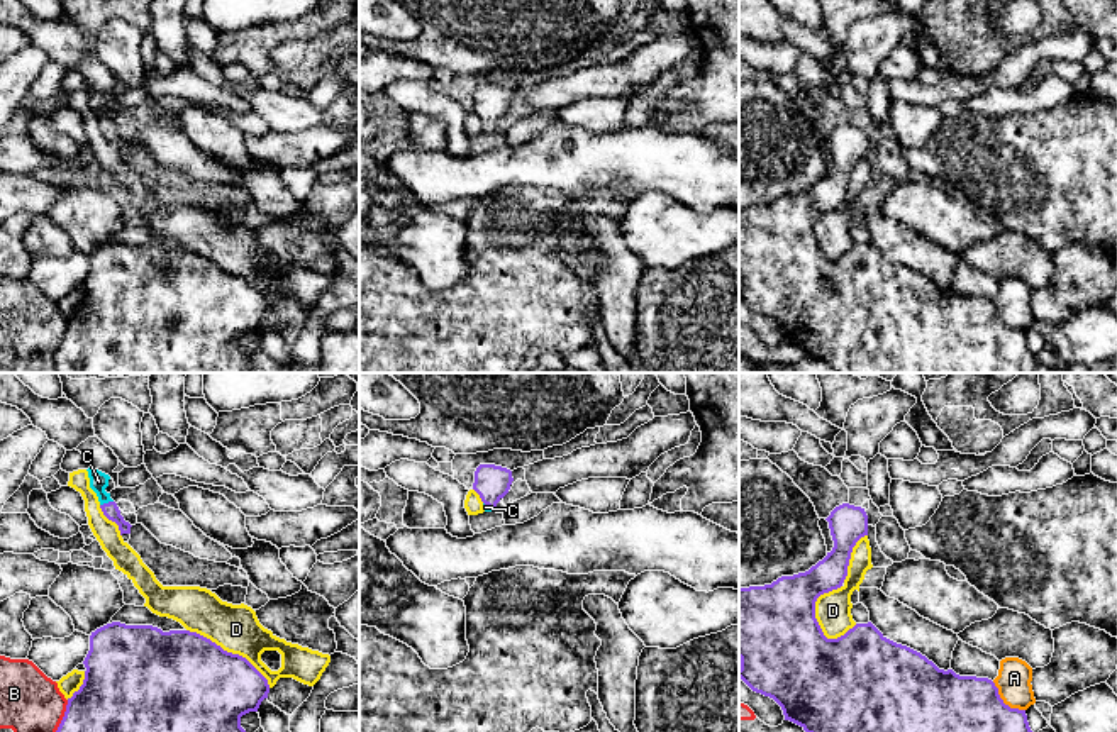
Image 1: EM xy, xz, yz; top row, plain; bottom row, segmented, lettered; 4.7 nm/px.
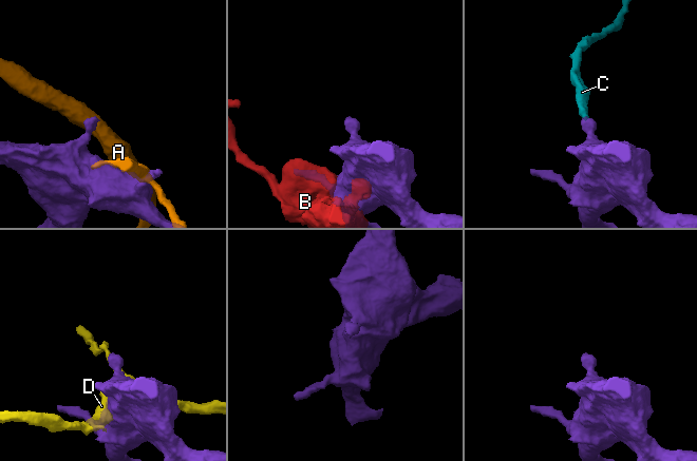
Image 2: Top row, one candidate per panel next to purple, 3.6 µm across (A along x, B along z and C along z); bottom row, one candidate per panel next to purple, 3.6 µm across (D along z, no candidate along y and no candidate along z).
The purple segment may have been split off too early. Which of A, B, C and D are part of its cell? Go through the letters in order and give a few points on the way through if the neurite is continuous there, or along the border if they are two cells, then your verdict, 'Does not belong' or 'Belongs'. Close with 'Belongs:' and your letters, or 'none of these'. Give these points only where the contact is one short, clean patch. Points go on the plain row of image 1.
A: Does not belong
B: Does not belong
C: Path across: xy (111, 131), (105, 124), (99, 102). Belongs
D: Does not belong
Belongs: C

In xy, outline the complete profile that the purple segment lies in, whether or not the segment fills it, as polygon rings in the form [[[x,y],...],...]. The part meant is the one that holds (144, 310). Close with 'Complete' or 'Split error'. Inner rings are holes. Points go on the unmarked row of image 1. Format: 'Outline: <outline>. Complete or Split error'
Outline: [[[107,244],[90,256],[83,305],[68,319],[56,373],[251,373],[241,337],[268,319],[268,300],[242,276],[190,251]]]. Complete

